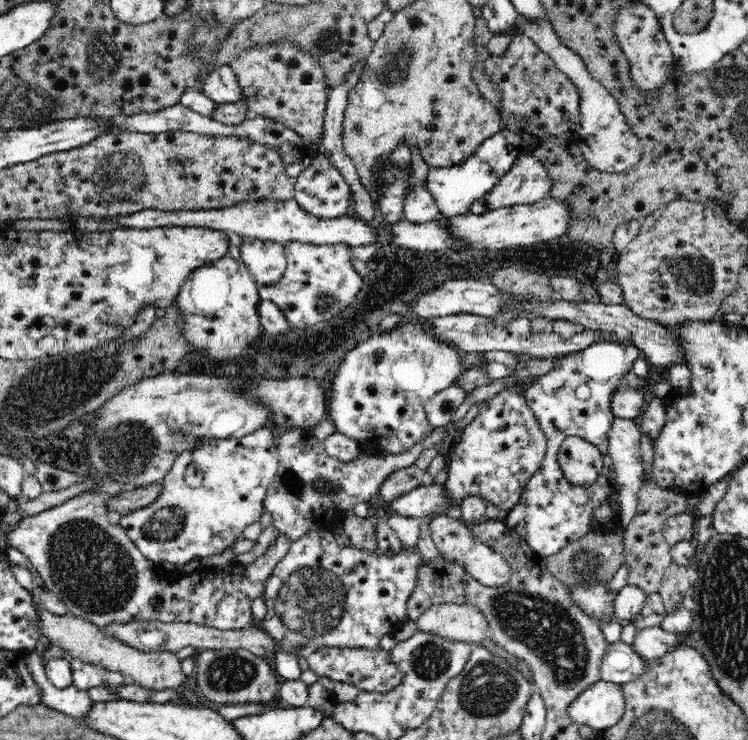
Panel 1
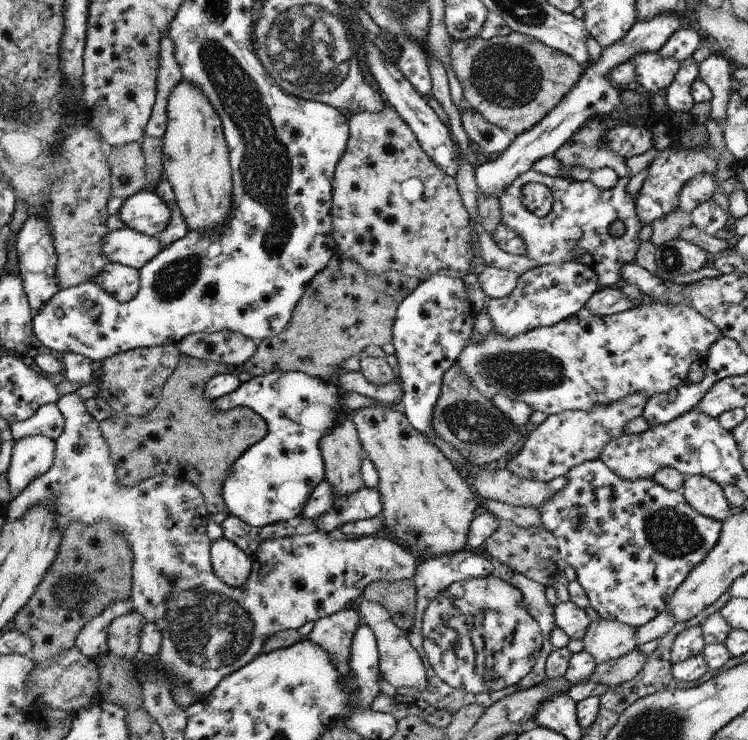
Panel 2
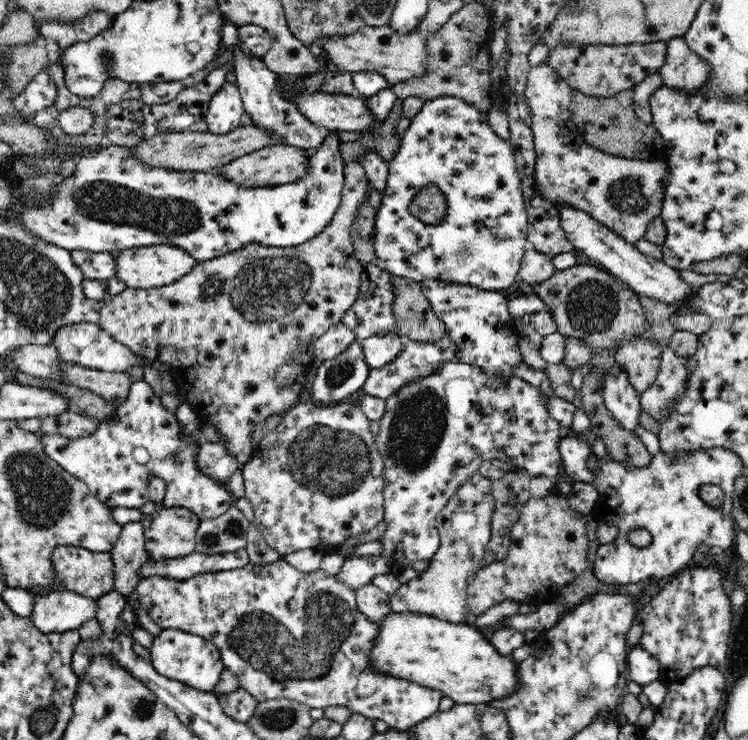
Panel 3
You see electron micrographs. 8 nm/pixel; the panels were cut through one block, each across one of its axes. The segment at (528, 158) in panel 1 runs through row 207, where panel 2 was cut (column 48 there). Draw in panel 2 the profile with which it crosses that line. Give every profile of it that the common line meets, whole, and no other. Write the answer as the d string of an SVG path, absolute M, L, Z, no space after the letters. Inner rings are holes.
M69 389L56 405L65 418L65 426L56 440L56 462L46 474L30 482L24 491L13 497L6 505L6 516L9 520L20 520L34 508L34 504L48 504L56 512L56 528L62 531L70 522L84 522L92 526L106 520L116 532L120 532L134 556L133 590L130 595L132 609L161 629L163 639L157 658L168 666L176 682L186 684L196 699L206 698L226 676L256 659L268 638L278 630L298 630L306 622L314 622L354 605L371 582L398 582L414 578L418 568L416 557L390 538L332 538L325 532L315 531L307 535L296 533L290 538L264 540L252 557L254 566L250 580L242 588L230 588L210 566L210 538L204 532L208 510L201 489L190 481L178 480L167 474L152 476L134 488L122 486L118 482L117 468L110 458L109 443L83 398Z

